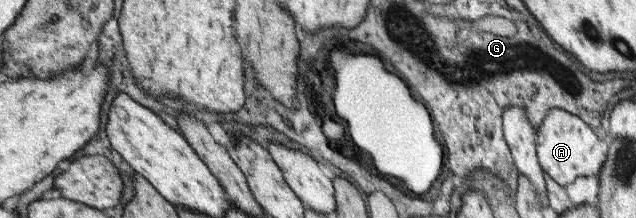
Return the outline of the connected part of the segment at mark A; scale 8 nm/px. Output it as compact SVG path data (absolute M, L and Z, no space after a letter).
M560 109L550 110L536 129L537 159L541 169L559 186L570 185L574 180L600 172L606 158L606 142L598 140L590 125L580 117Z

